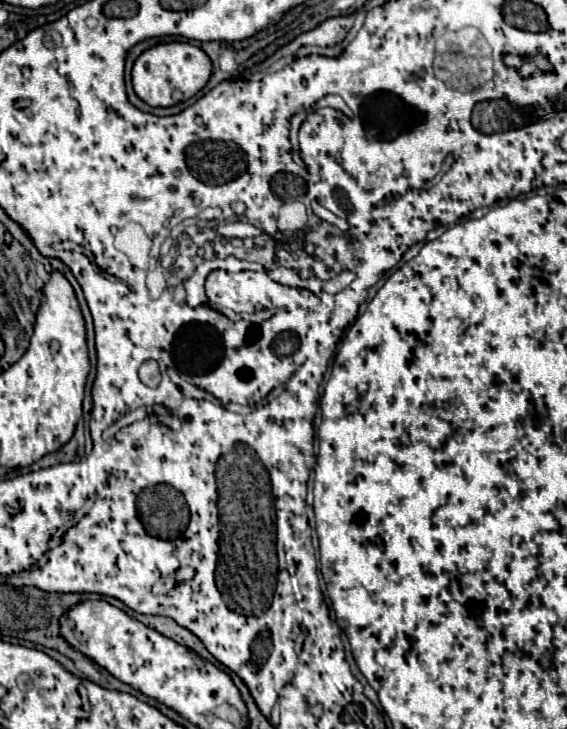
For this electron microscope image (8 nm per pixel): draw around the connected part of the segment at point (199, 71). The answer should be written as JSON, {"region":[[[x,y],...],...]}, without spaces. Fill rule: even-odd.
{"region":[[[173,41],[173,43],[153,45],[147,51],[143,51],[133,65],[131,81],[133,81],[133,89],[135,89],[137,97],[143,99],[147,105],[171,107],[173,105],[173,99],[171,99],[173,89],[179,89],[185,95],[185,99],[189,99],[197,91],[203,89],[209,75],[211,75],[211,61],[199,47],[195,47],[191,43]]]}

